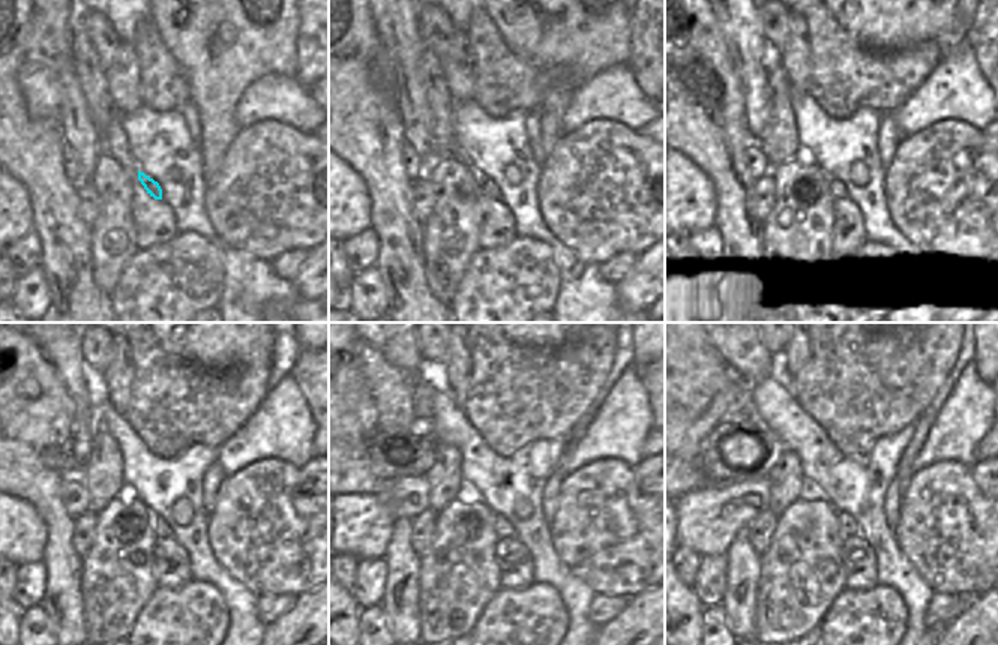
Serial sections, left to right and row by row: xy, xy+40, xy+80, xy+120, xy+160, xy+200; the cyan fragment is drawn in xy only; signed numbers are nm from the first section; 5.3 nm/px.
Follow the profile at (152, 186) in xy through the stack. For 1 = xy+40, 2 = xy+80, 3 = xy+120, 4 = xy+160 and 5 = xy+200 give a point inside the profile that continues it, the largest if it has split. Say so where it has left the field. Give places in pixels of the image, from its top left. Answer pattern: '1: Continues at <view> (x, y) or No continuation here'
1: Continues at xy+40 (488, 188)
2: Continues at xy+80 (835, 188)
3: Continues at xy+120 (162, 528)
4: Continues at xy+160 (503, 528)
5: Continues at xy+200 (847, 524)

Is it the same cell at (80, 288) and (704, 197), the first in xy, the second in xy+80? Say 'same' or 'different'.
different

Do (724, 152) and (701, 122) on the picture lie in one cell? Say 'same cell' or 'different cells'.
same cell

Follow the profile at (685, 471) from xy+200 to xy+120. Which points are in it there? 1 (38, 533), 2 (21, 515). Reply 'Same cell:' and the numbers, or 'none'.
Same cell: none

